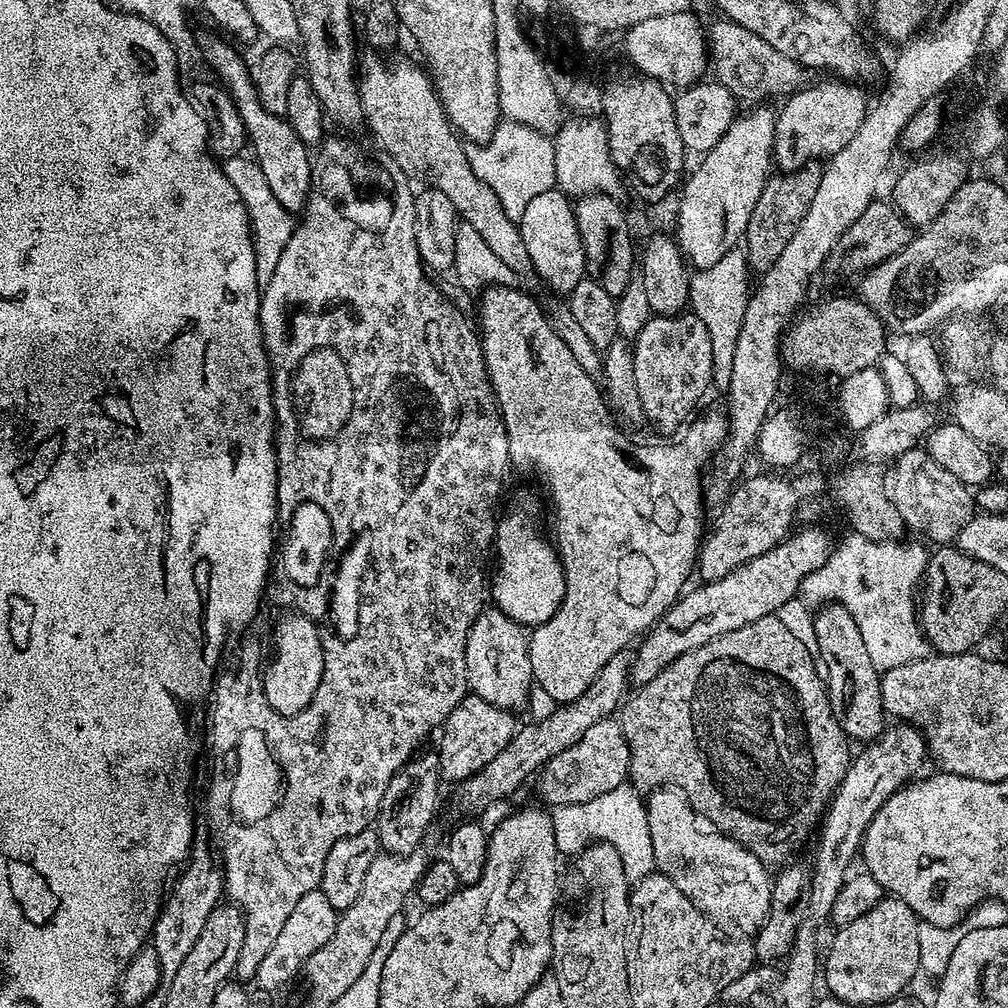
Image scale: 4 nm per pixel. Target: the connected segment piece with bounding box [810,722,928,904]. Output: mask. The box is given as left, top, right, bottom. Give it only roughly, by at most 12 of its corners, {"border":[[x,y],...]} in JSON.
{"border":[[915,725],[851,759],[818,832],[810,902],[836,899],[874,814],[919,773]]}

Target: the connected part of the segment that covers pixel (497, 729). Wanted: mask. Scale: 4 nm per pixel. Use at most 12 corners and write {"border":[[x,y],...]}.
{"border":[[471,694],[445,718],[440,775],[470,778],[514,738],[507,708]]}

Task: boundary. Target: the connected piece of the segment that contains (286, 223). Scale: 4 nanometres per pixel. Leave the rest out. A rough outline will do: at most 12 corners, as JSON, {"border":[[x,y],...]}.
{"border":[[251,155],[222,167],[248,211],[256,279],[267,282],[292,237]]}

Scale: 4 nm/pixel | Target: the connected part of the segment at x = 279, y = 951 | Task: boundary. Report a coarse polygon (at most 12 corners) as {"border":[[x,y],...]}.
{"border":[[319,888],[298,898],[255,987],[279,993],[314,950],[337,915]]}

